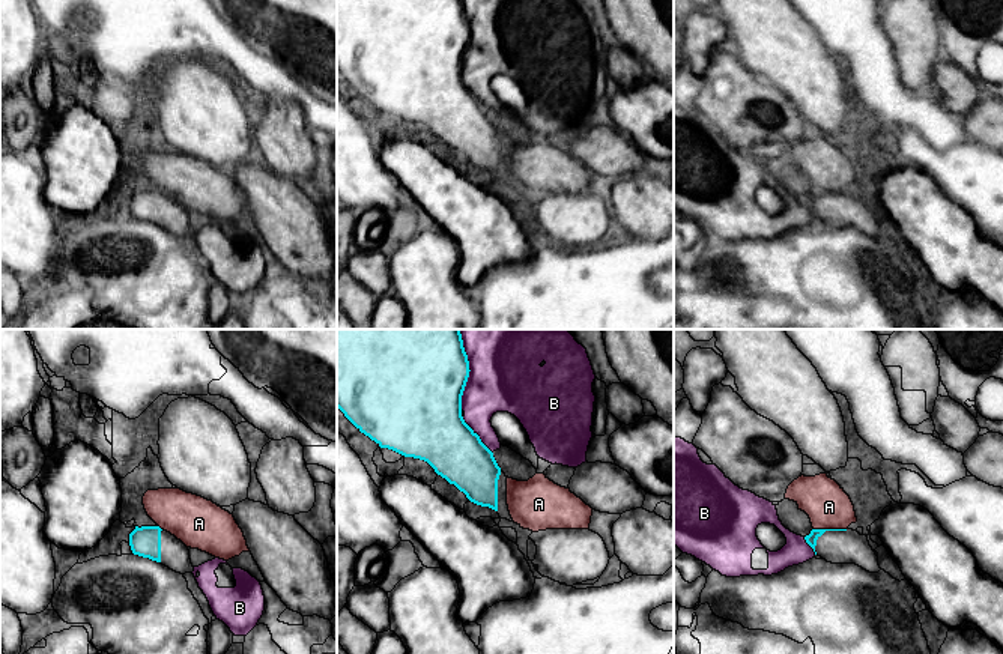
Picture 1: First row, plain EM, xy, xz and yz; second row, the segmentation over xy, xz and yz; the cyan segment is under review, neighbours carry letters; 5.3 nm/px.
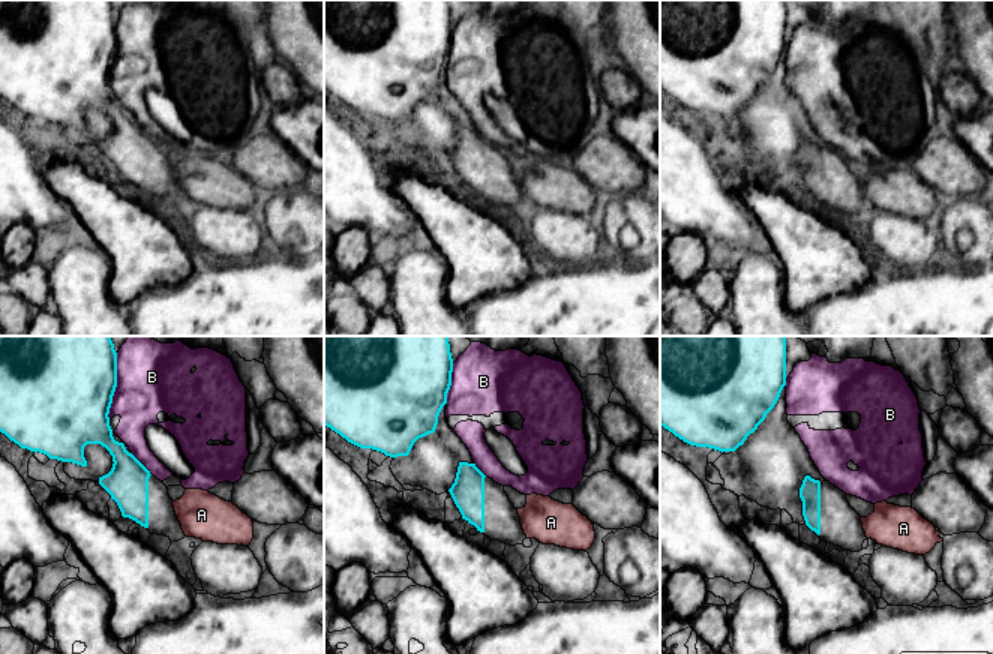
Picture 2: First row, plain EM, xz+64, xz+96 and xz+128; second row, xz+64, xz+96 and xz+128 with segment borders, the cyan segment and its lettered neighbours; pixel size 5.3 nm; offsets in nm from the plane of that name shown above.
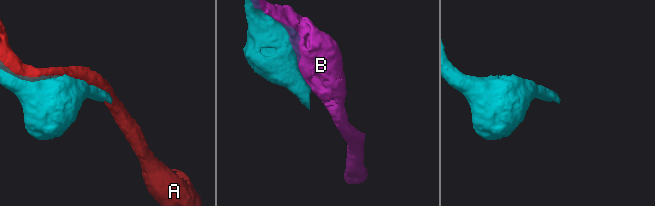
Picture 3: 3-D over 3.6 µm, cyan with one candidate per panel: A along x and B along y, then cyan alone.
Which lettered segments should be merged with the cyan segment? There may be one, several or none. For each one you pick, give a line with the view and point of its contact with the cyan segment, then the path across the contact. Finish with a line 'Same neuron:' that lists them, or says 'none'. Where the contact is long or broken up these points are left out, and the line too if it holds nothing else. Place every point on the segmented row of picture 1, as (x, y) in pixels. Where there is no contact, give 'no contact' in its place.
Same neuron: none

